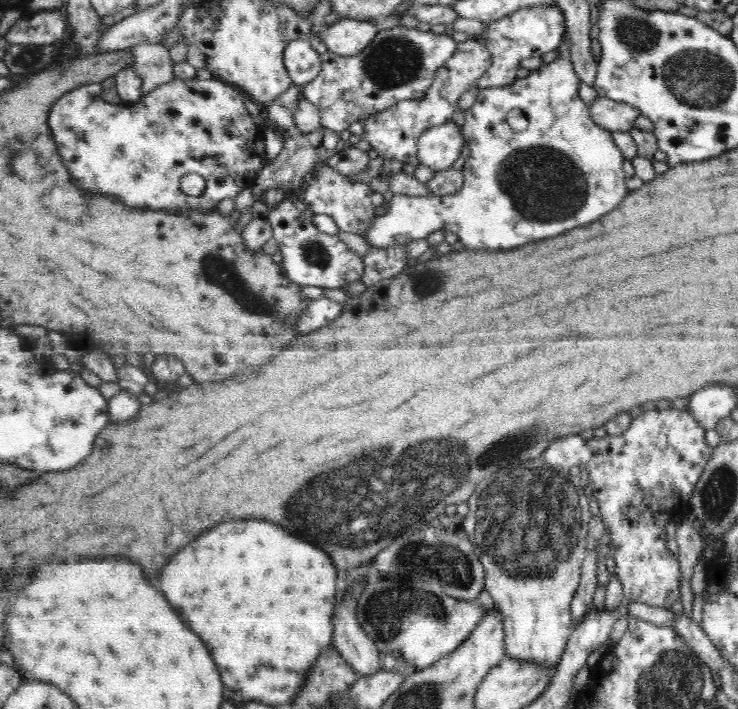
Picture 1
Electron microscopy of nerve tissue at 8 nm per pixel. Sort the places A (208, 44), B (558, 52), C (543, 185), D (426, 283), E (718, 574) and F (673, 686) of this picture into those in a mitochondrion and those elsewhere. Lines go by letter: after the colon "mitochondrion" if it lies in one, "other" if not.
A: other
B: other
C: mitochondrion
D: mitochondrion
E: other
F: mitochondrion

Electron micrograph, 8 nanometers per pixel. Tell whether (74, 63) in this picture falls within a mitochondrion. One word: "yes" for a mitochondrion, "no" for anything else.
no

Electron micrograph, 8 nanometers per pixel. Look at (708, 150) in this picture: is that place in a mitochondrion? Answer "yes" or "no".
no

